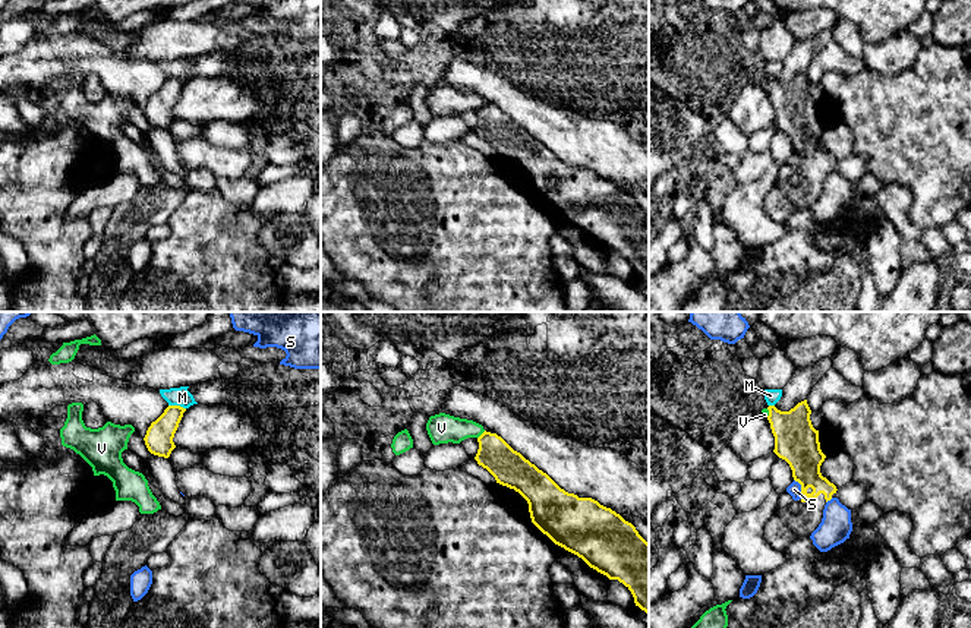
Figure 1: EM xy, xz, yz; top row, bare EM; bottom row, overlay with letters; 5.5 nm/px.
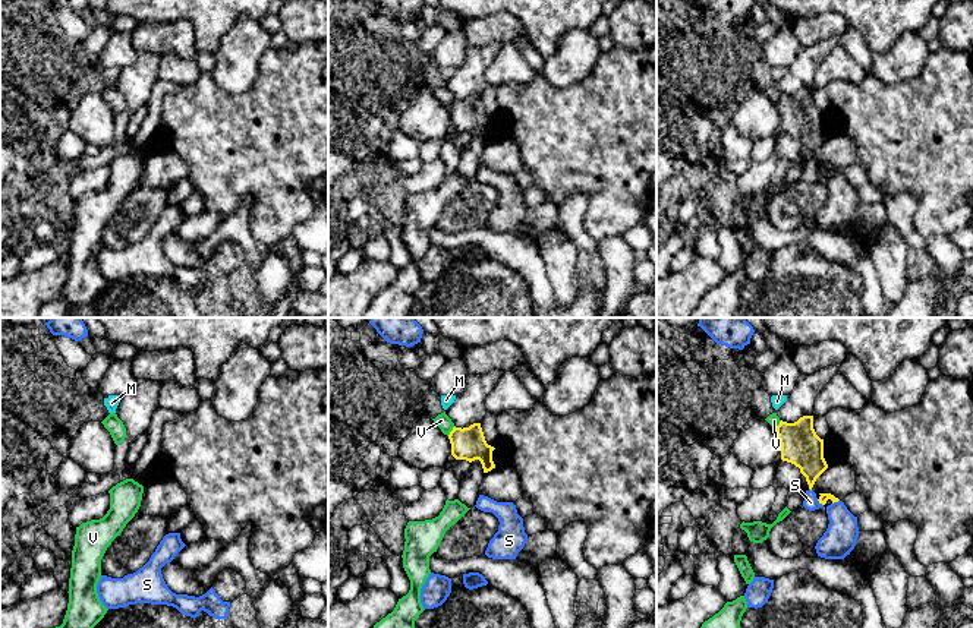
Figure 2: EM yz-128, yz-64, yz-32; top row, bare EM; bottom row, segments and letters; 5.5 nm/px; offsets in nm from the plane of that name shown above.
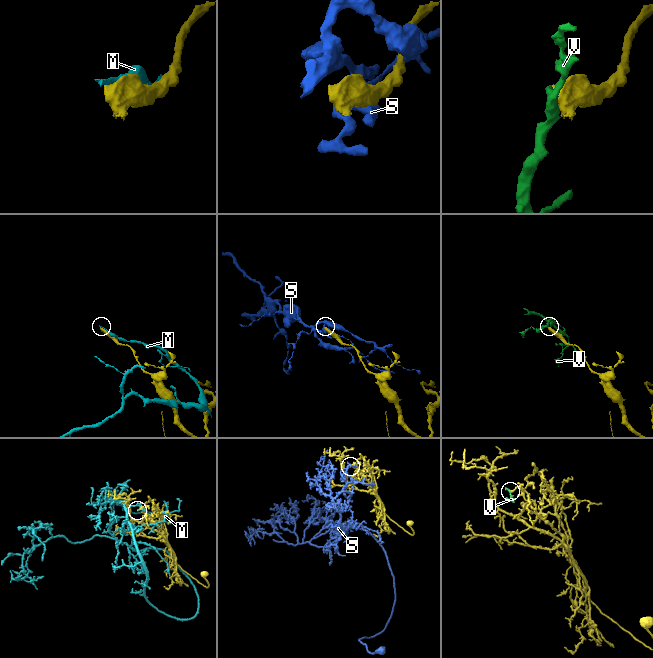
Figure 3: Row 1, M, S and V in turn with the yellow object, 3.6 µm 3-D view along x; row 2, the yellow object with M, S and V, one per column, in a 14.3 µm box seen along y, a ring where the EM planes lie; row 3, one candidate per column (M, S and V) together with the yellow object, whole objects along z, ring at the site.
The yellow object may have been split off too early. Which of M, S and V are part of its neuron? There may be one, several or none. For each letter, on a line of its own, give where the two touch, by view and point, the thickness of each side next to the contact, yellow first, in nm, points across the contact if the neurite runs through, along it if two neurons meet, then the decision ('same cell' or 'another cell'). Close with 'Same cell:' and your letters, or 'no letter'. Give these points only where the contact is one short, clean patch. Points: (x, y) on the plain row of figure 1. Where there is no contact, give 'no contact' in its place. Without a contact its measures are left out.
M: xy (177, 78) | 160/100 nm | another cell
S: yz (801, 161) | 220/70 nm | another cell
V: xz (481, 107) | 200/160 nm | along xz (485, 103), (478, 110) | another cell
Same cell: no letter

